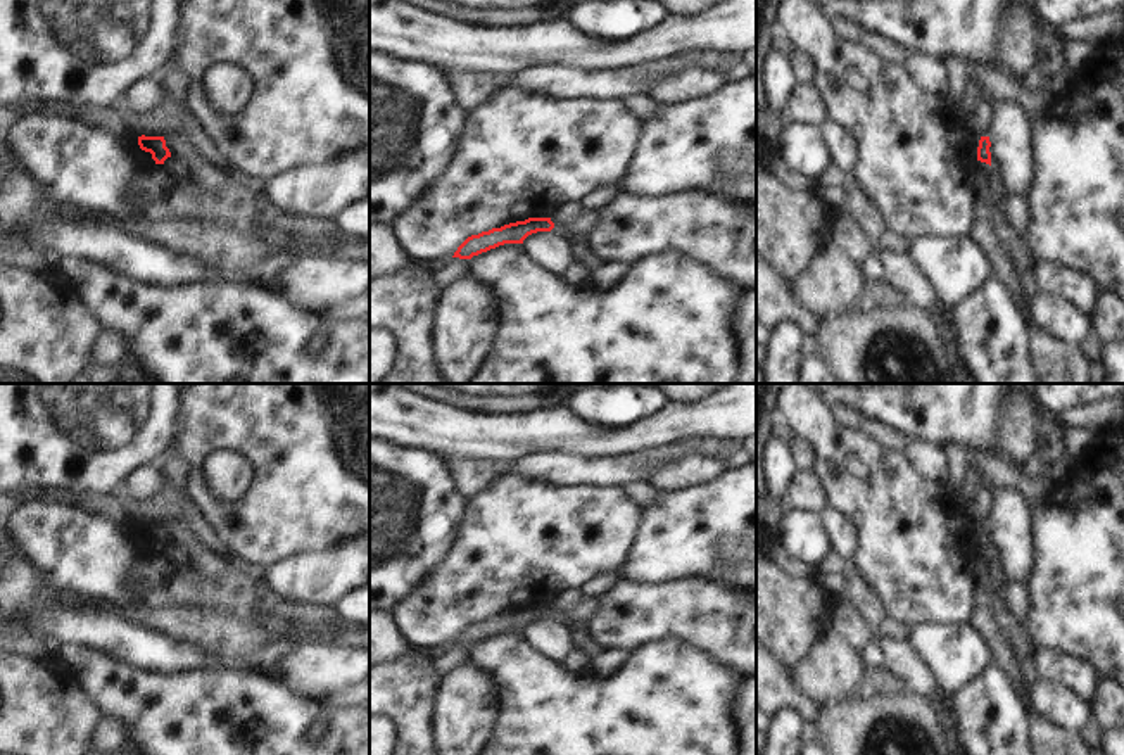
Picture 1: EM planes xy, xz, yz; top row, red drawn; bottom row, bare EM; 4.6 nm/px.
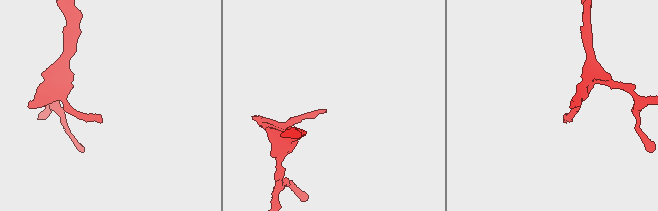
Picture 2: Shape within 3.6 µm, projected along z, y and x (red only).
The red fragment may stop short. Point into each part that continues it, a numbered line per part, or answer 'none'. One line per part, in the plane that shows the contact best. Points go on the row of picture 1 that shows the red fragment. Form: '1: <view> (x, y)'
none

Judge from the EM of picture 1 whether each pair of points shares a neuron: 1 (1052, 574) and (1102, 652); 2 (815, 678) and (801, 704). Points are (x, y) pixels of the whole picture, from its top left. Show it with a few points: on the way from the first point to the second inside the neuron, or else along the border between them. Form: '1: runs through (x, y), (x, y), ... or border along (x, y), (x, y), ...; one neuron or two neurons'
1: runs through (1071, 593), (1102, 624), (1102, 633); one neuron
2: border along (791, 669), (791, 683), (819, 705); two neurons

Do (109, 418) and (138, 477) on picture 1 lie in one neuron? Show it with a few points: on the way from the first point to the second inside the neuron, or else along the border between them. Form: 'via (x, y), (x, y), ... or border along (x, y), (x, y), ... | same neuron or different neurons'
border along (149, 463), (135, 469), (119, 484) | different neurons

